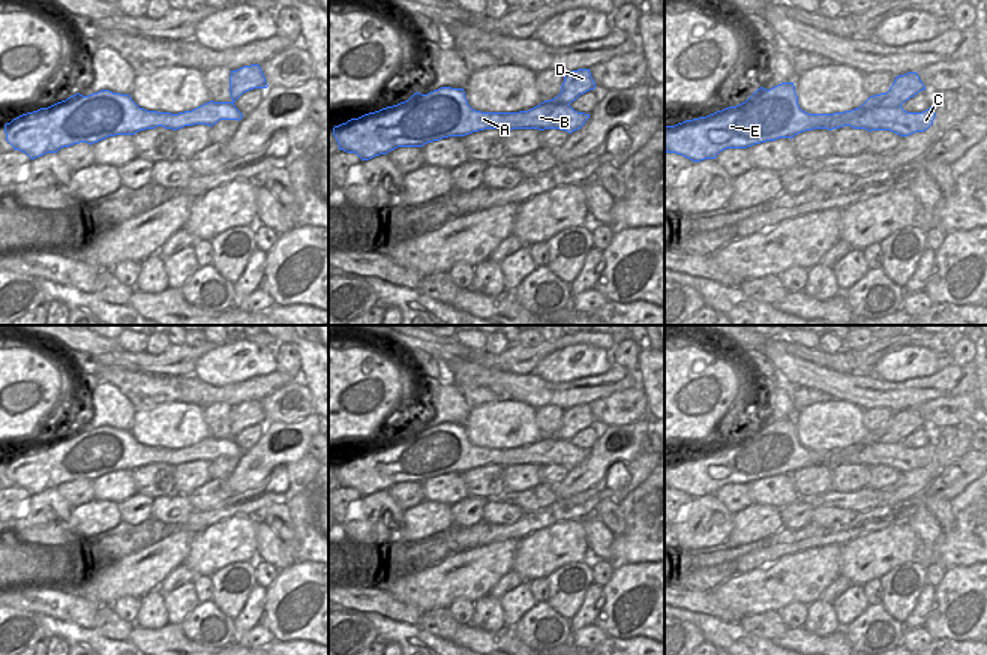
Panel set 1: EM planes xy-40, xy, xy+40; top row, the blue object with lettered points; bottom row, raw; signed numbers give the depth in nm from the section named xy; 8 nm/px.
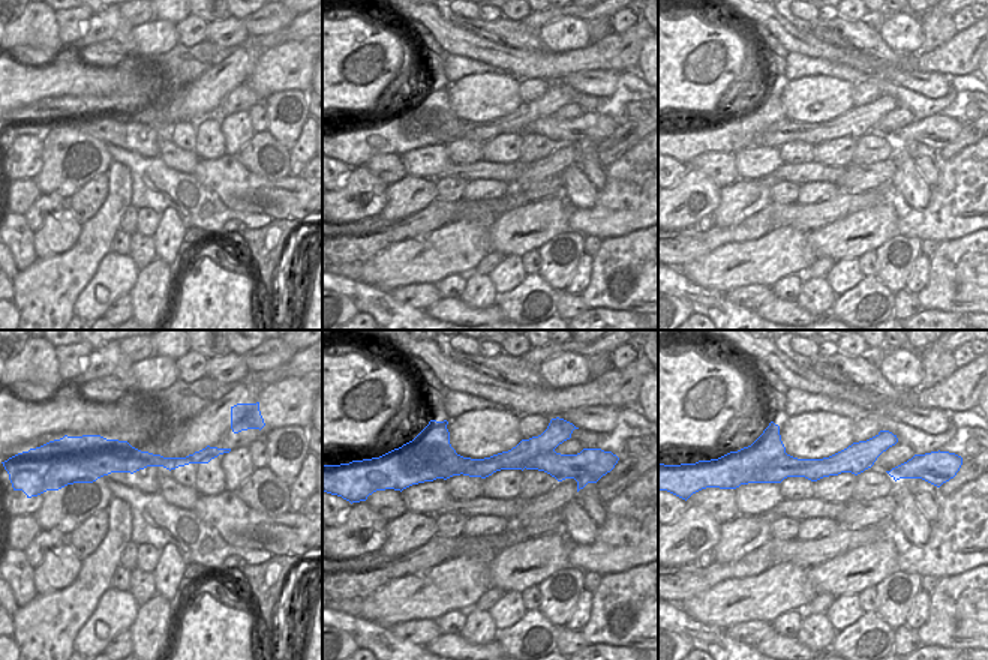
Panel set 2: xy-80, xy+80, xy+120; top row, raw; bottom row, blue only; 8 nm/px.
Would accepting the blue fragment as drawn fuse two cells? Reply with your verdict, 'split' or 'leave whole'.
split

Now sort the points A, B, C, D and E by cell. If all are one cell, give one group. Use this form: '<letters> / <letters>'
A B C E / D

